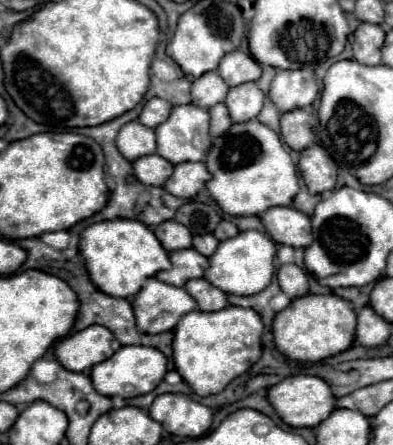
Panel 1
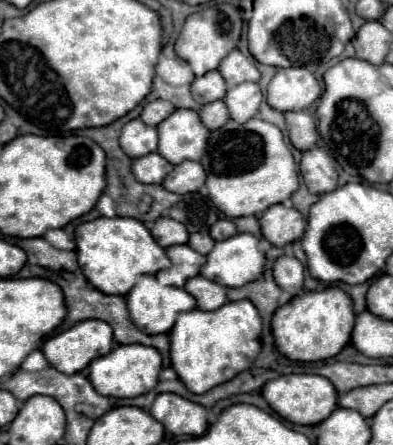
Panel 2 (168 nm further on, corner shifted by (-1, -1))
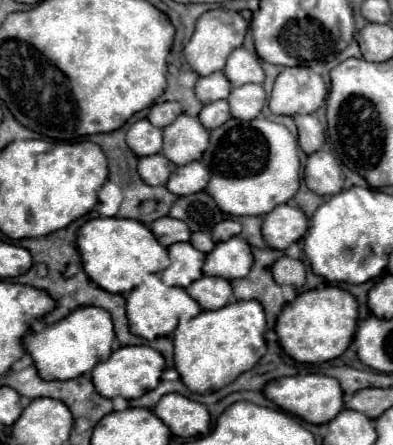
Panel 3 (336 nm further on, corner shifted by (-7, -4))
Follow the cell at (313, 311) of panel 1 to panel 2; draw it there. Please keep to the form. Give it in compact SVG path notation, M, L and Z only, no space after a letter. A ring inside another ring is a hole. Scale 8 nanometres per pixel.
M340 288L302 292L280 306L272 316L272 334L280 354L296 362L316 362L336 356L350 340L354 310L350 296Z

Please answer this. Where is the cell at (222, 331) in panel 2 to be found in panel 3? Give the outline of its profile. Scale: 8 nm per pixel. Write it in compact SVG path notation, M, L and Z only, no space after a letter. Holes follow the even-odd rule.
M236 301L230 303L222 309L216 311L202 311L200 315L192 319L182 319L174 331L174 365L176 371L180 373L182 383L192 391L192 393L214 393L228 383L232 383L240 373L250 371L266 353L266 341L264 341L264 331L266 331L266 317L264 309L258 301Z

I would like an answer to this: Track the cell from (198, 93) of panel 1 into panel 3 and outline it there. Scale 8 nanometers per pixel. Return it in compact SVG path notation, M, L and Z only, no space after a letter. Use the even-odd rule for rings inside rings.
M216 71L208 77L198 77L196 81L196 97L208 105L208 101L220 101L228 99L228 93L232 91L230 81L224 77L222 71Z

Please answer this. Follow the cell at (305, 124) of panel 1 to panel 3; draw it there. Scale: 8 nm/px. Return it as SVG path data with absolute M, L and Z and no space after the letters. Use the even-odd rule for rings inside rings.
M296 115L294 117L298 127L298 143L300 149L310 155L316 153L324 143L324 127L314 115Z

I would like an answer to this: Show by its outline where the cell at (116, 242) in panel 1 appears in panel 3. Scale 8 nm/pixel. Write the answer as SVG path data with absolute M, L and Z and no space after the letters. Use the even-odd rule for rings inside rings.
M90 219L78 229L76 245L82 257L84 271L96 285L100 285L108 293L130 293L148 273L160 273L168 267L168 249L162 247L152 231L136 219Z

